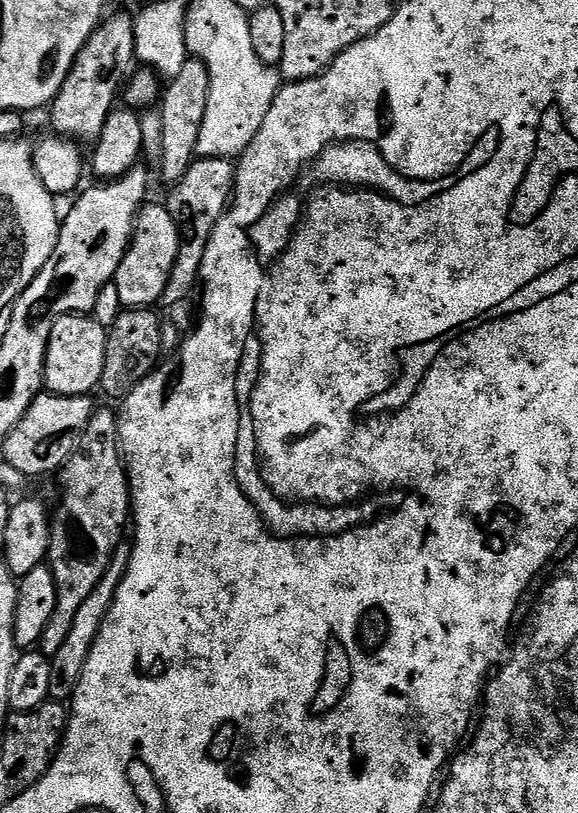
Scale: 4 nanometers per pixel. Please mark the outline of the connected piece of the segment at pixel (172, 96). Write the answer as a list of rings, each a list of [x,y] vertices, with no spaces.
[[[189,57],[175,78],[167,83],[165,94],[161,95],[158,109],[160,108],[160,174],[166,184],[173,184],[181,180],[186,170],[195,159],[198,136],[201,134],[202,119],[206,114],[206,101],[209,98],[209,71],[205,64],[196,57]]]

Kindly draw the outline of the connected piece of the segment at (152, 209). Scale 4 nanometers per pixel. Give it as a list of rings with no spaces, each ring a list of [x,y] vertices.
[[[145,203],[136,213],[136,222],[132,226],[132,241],[124,252],[114,281],[118,286],[118,298],[125,309],[151,309],[159,305],[162,290],[170,280],[170,270],[174,268],[179,249],[180,231],[170,210],[163,203]]]

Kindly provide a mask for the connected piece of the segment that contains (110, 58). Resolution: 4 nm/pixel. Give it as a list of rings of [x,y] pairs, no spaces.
[[[131,11],[116,12],[113,16],[111,13],[105,15],[94,34],[86,38],[86,44],[82,46],[66,82],[62,82],[59,94],[50,105],[52,124],[56,127],[53,129],[59,135],[73,142],[94,142],[102,134],[102,126],[106,126],[106,118],[114,111],[114,105],[117,103],[116,95],[119,92],[121,95],[133,71],[132,64],[137,63],[134,46],[135,25]]]

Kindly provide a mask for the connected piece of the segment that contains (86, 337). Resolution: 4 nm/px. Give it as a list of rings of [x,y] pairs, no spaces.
[[[88,314],[63,316],[52,324],[48,349],[44,355],[44,388],[55,396],[86,396],[95,393],[102,378],[102,362],[106,362],[107,331]]]

